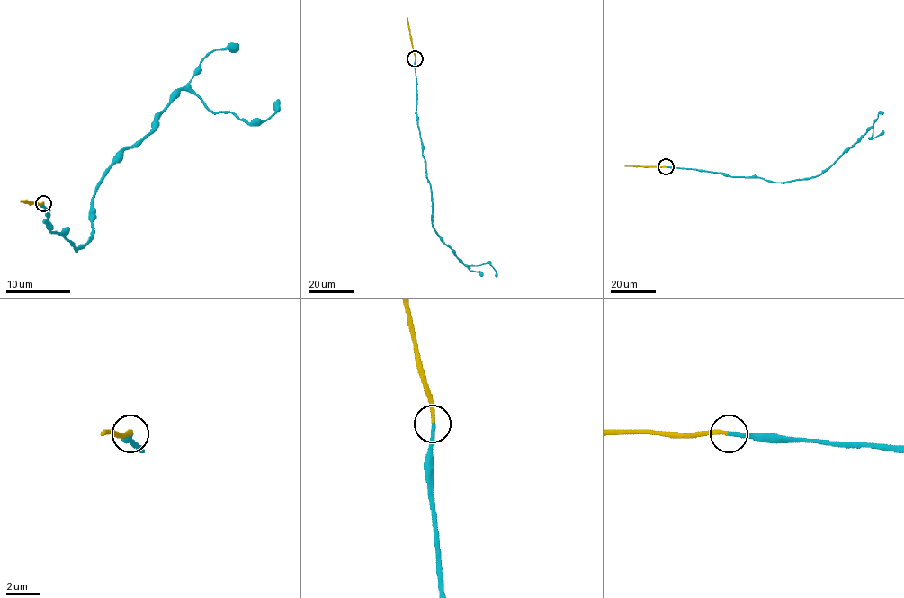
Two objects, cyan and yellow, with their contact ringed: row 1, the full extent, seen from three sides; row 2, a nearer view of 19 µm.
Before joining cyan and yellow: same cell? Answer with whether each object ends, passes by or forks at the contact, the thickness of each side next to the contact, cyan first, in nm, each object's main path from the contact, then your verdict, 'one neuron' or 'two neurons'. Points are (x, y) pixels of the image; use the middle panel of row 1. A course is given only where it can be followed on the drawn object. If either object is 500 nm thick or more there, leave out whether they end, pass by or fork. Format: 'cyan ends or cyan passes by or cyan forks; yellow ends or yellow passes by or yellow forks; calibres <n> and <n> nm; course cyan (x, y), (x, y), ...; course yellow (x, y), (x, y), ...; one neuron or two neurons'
cyan ends; yellow ends; calibres 240 and 240 nm; course cyan (415, 58), (416, 114), (431, 191), (432, 225), (462, 263), (475, 266), (487, 263), (496, 276); course yellow (415, 58), (407, 18); one neuron

